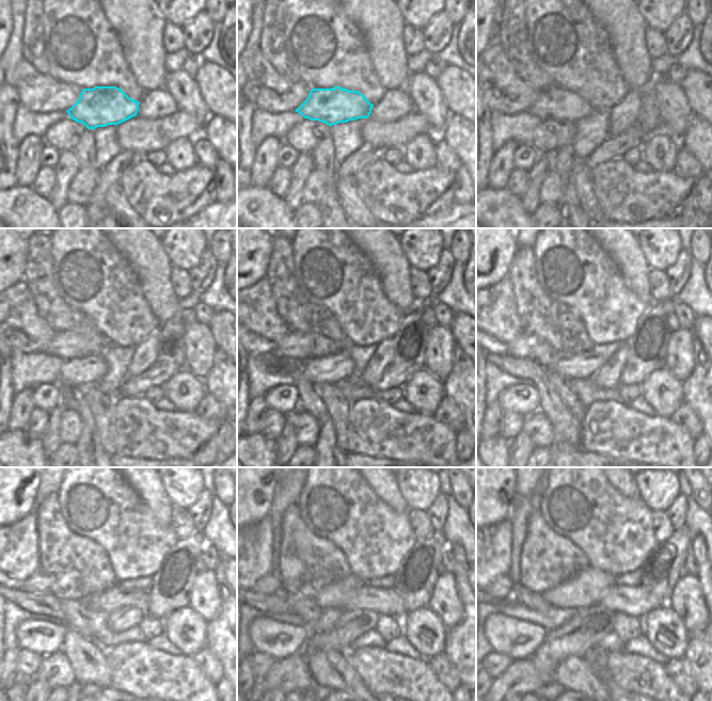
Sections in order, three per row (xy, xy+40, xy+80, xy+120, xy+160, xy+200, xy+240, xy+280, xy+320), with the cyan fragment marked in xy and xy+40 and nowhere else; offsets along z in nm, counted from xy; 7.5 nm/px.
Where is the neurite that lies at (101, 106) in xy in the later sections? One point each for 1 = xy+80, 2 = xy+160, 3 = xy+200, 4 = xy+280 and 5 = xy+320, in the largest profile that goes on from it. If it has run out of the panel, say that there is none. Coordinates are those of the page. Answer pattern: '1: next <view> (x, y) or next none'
1: next xy+80 (558, 104)
2: next xy+160 (296, 345)
3: next xy+200 (529, 346)
4: next xy+280 (270, 584)
5: next xy+320 (501, 587)

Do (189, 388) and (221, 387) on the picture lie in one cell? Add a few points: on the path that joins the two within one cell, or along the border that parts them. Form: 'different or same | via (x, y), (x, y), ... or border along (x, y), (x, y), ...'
different | border along (202, 379), (207, 393)

